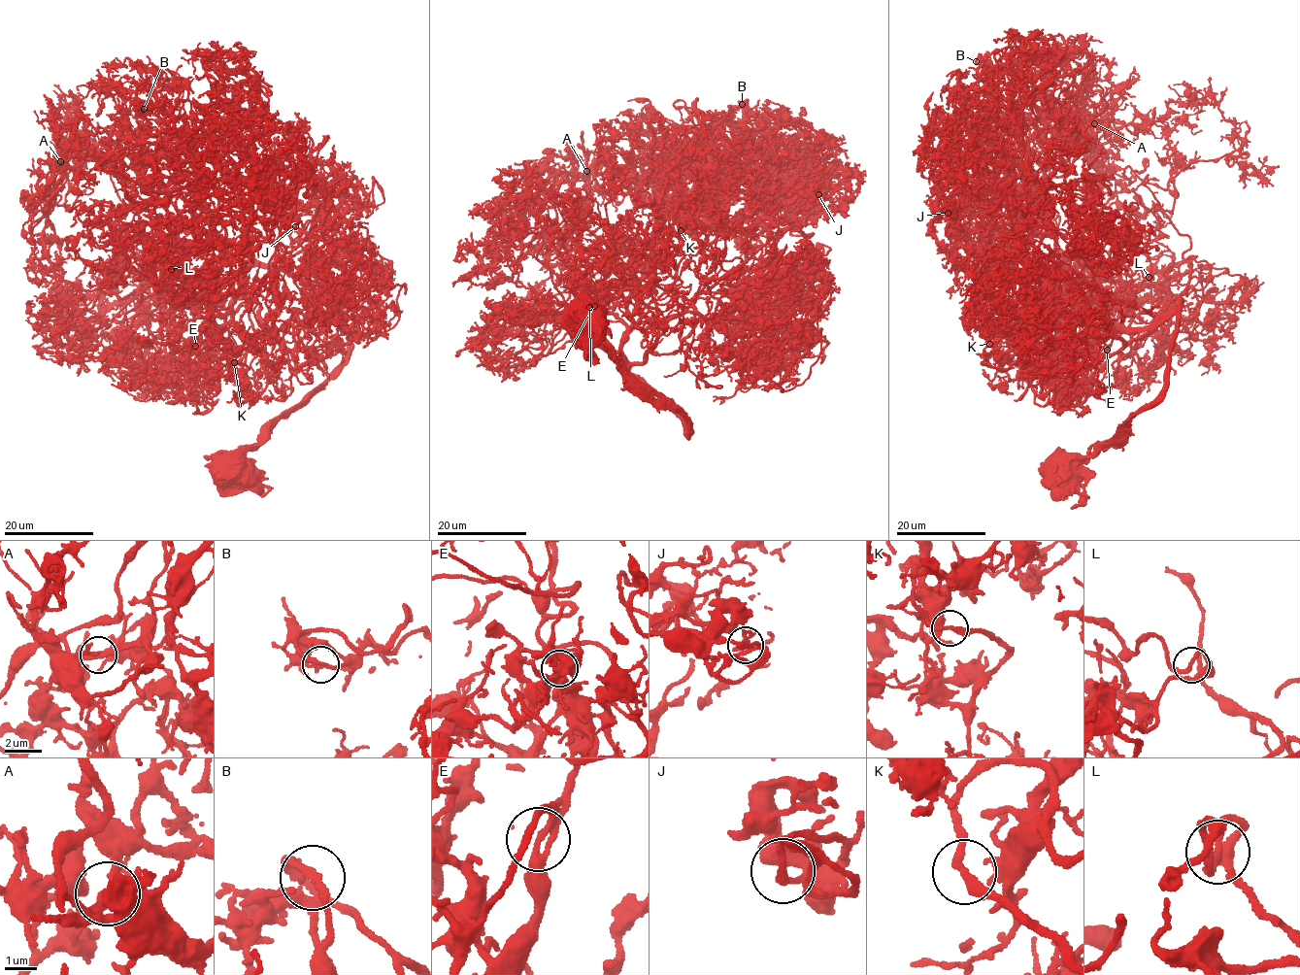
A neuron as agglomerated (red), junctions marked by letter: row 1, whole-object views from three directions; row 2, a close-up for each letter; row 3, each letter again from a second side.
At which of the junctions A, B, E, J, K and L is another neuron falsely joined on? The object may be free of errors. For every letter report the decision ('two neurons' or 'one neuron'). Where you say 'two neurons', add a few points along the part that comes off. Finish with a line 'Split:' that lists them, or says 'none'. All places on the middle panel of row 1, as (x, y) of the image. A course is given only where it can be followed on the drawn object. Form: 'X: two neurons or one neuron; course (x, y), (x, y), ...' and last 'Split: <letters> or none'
A: one neuron
B: one neuron
E: one neuron
J: one neuron
K: one neuron
L: one neuron
Split: none

